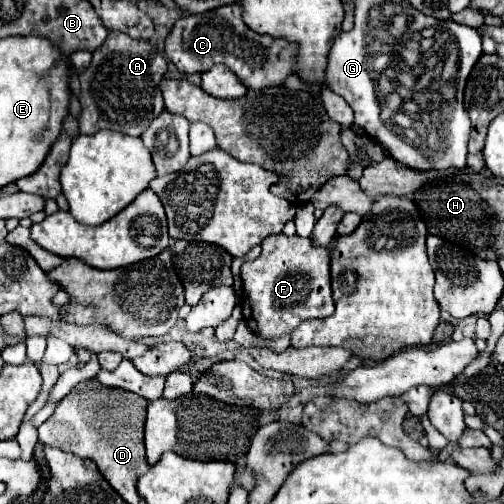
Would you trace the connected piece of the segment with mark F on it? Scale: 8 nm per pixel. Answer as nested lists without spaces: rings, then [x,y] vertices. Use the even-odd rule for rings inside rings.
[[[274,234],[262,242],[262,252],[256,260],[242,264],[242,316],[250,330],[262,338],[280,338],[292,332],[300,322],[326,318],[334,314],[332,290],[330,290],[330,248],[316,248],[310,238]]]

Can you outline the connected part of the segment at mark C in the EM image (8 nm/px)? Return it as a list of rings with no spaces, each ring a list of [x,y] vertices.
[[[236,4],[220,6],[218,10],[204,12],[198,16],[182,16],[172,34],[166,40],[166,56],[184,74],[206,72],[214,64],[226,64],[248,88],[262,90],[268,86],[280,86],[294,74],[296,68],[296,46],[290,42],[276,40],[266,34],[256,34],[242,22],[242,8]]]

